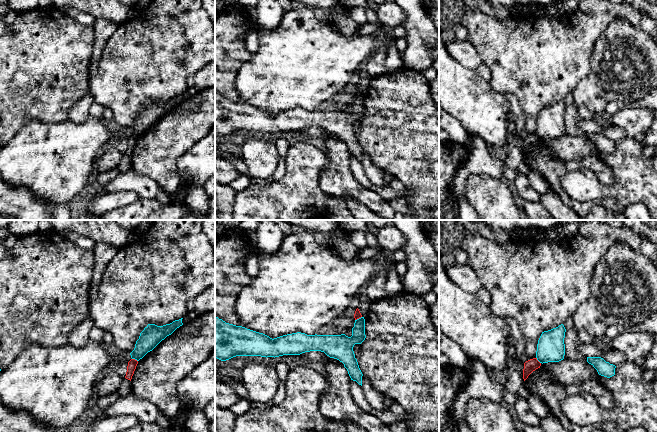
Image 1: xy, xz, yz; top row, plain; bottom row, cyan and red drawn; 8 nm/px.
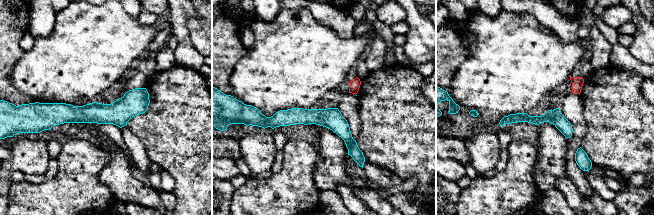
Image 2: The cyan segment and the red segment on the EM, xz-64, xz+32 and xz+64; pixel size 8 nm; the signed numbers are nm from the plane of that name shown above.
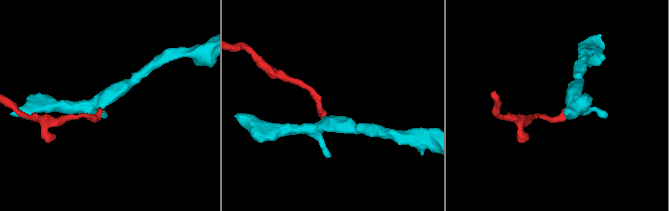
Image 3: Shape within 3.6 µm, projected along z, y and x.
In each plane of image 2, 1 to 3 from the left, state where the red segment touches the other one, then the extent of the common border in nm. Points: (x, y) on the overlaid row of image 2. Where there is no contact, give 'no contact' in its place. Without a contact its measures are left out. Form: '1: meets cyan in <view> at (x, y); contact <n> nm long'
1: no contact
2: no contact
3: no contact

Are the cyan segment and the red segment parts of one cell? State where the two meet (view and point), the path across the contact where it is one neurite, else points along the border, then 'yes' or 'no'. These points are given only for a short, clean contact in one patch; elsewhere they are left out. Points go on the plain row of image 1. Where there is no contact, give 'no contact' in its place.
meets cyan in xy at (135, 135); border along xy (132, 134), (137, 137); no

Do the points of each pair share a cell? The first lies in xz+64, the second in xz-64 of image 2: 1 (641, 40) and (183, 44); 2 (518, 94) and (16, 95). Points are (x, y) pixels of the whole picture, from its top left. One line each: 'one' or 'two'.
1: one
2: two

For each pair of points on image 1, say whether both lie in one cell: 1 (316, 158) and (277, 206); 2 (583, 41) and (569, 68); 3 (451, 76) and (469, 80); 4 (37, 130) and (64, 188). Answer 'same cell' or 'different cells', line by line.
1: same cell
2: same cell
3: same cell
4: same cell

